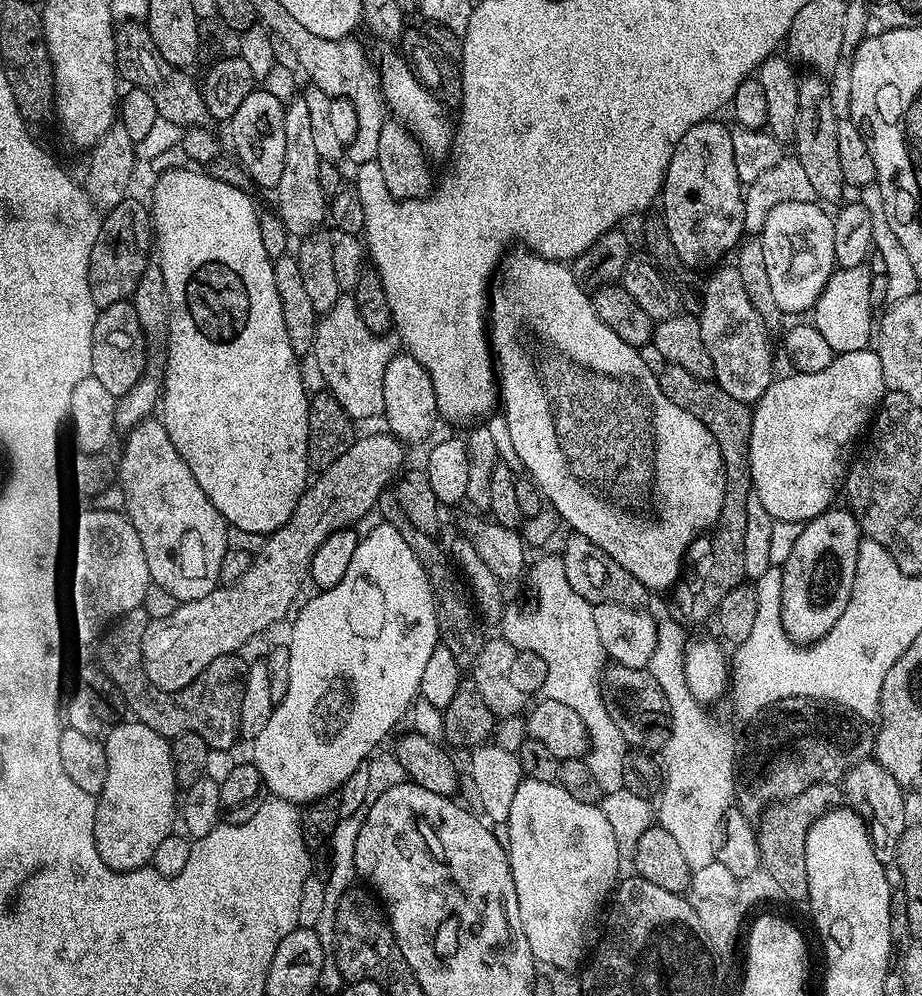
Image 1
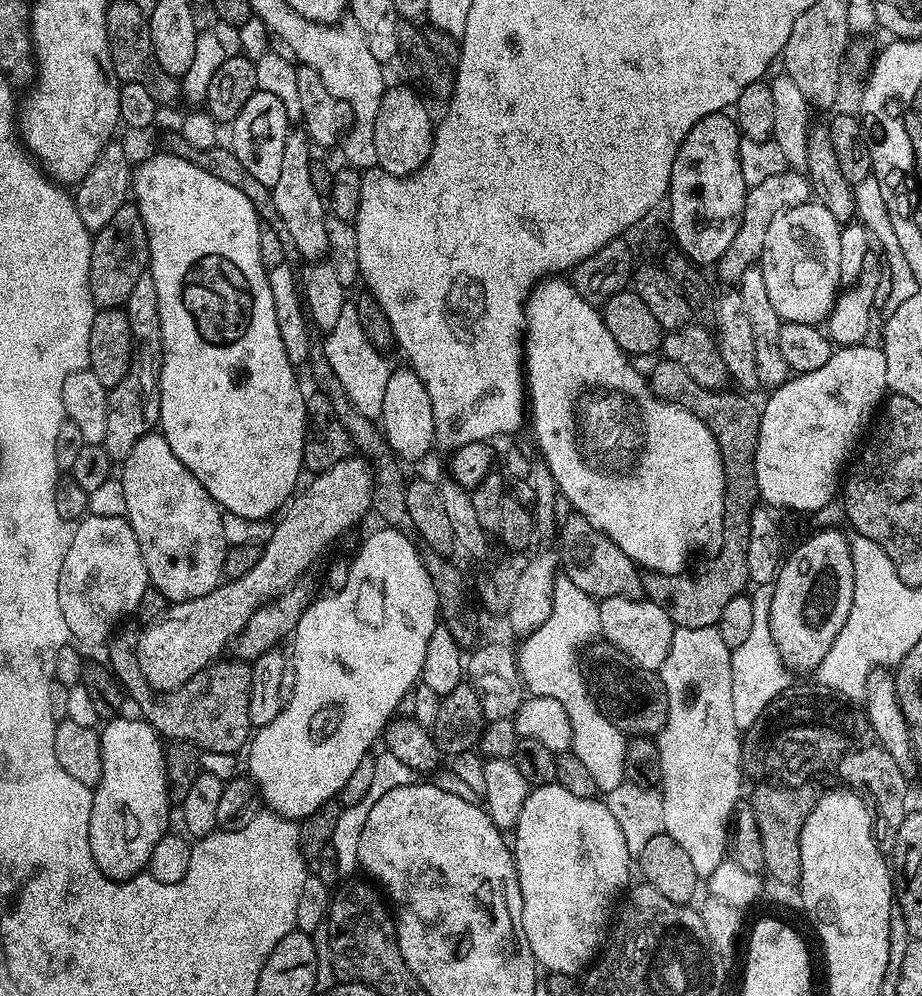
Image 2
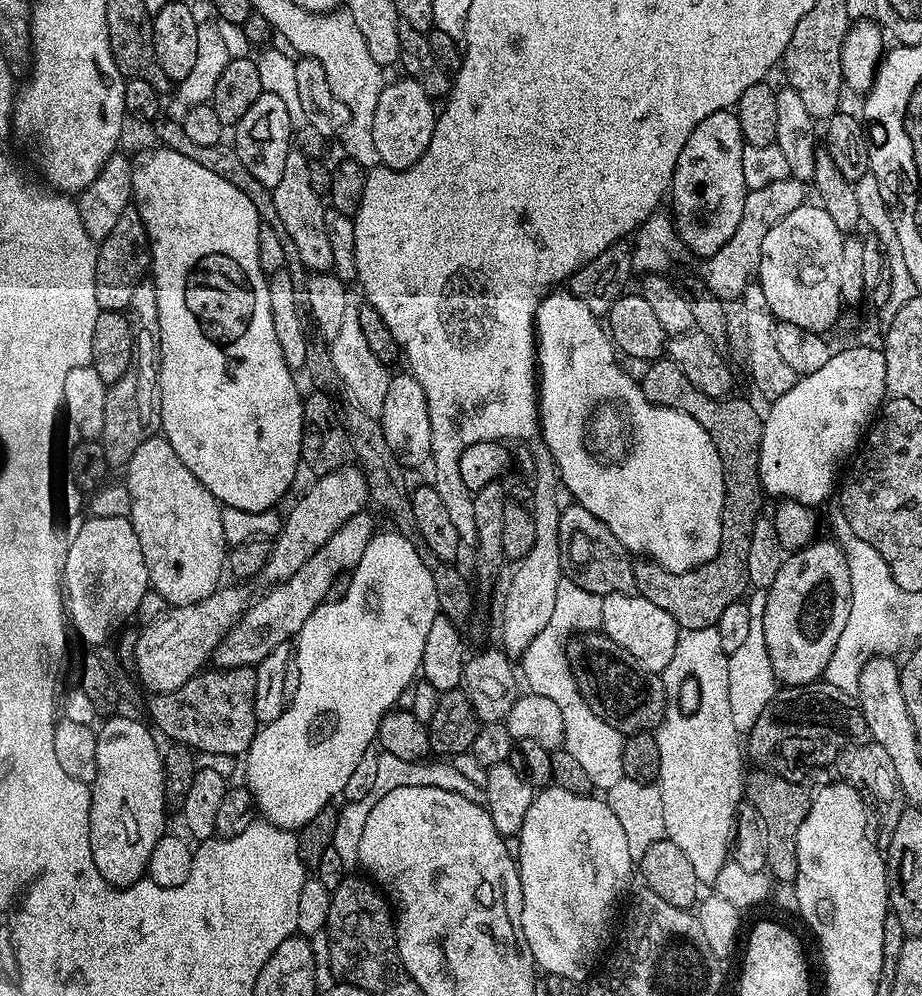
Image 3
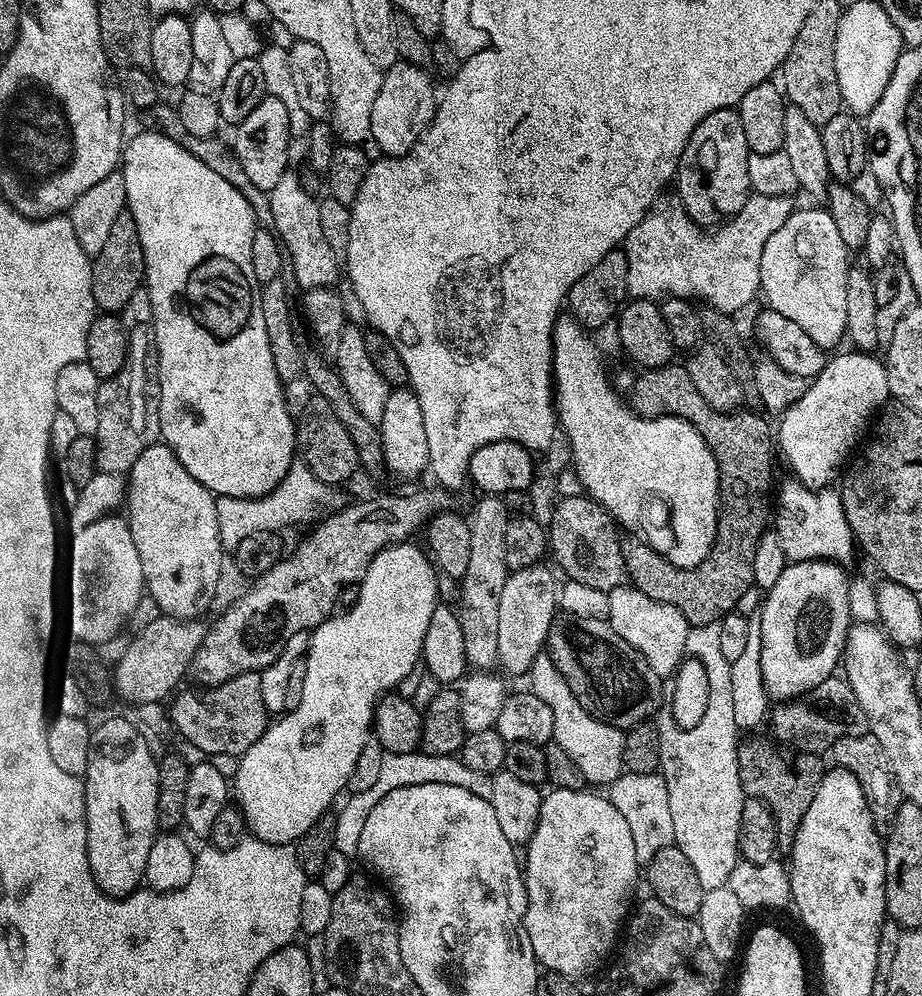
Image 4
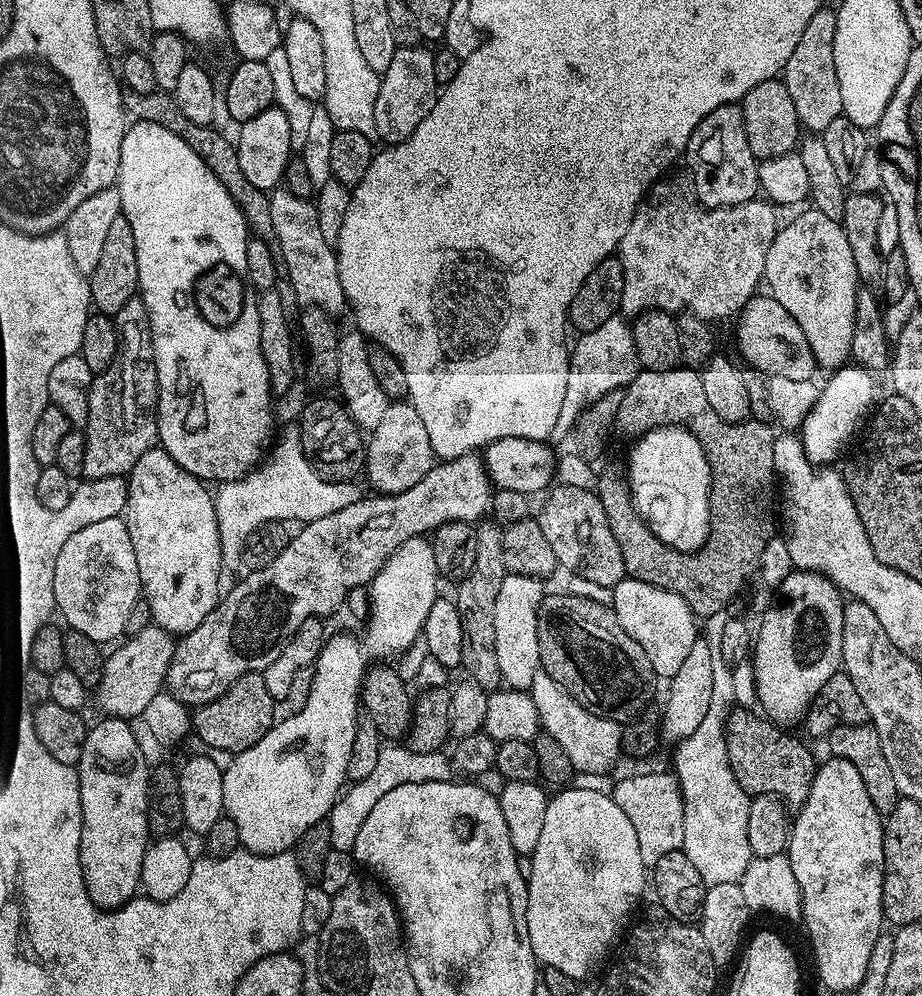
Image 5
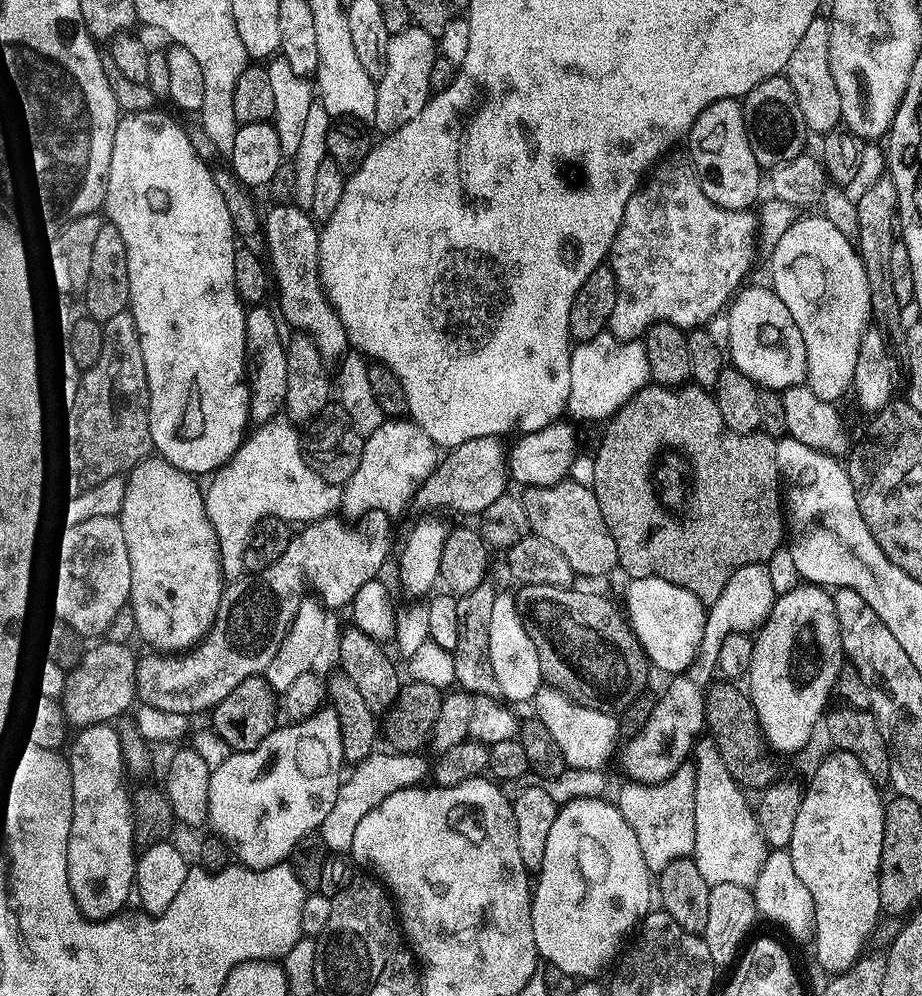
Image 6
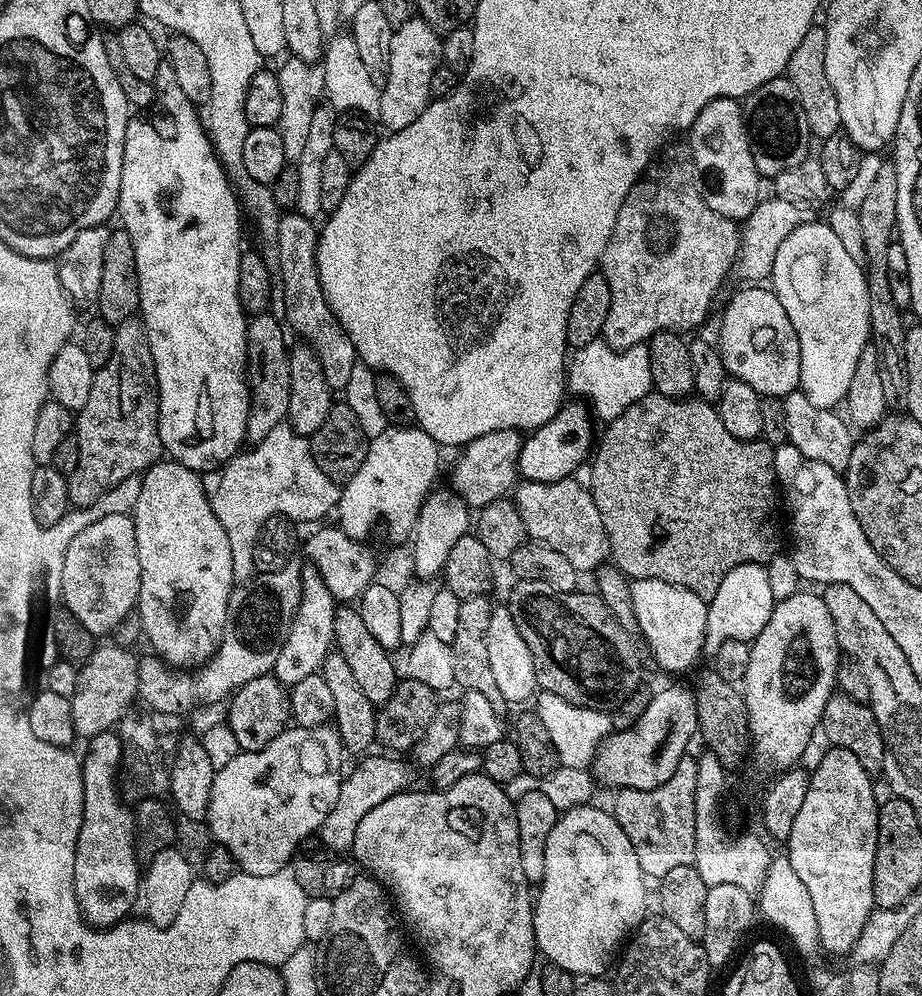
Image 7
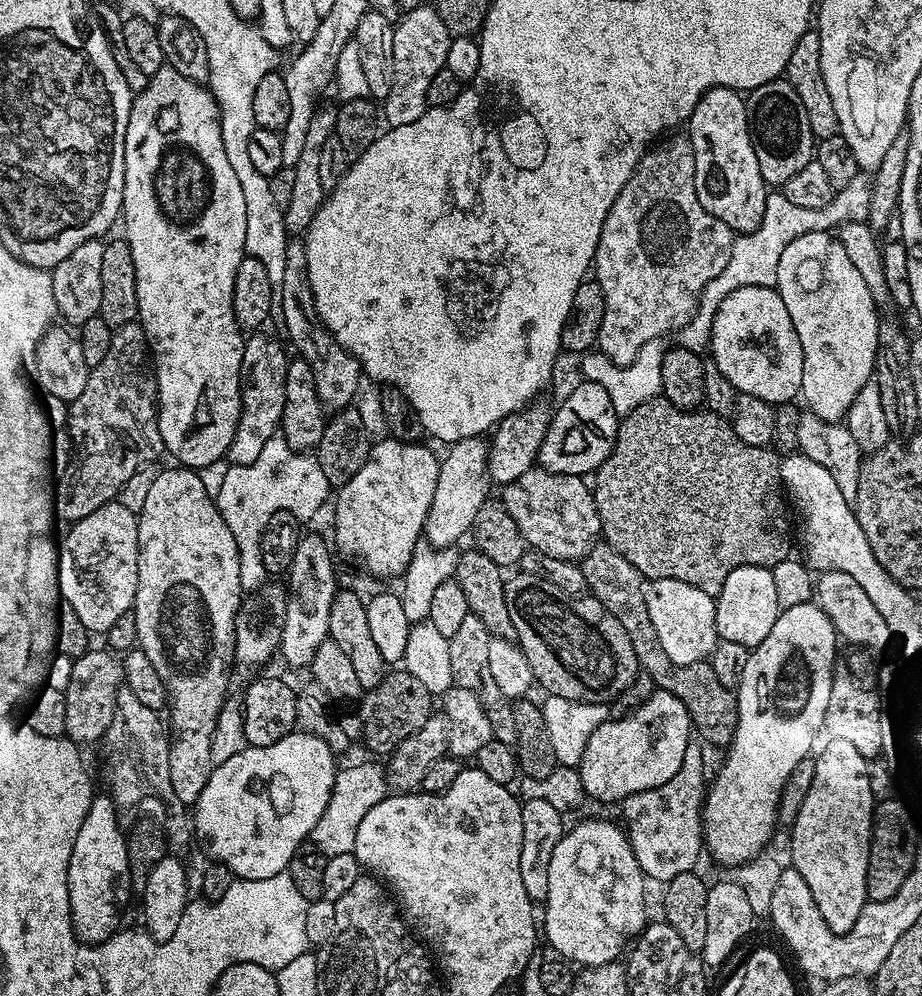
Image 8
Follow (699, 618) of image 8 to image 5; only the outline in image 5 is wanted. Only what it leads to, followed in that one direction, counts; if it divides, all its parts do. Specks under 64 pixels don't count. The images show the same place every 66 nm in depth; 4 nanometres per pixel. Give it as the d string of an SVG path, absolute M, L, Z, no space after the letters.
M631 578L622 579L614 585L610 596L612 613L618 618L622 630L635 638L642 650L646 650L646 658L650 658L650 666L657 677L671 678L676 675L698 638L698 618L690 606L686 606L686 602L670 590Z

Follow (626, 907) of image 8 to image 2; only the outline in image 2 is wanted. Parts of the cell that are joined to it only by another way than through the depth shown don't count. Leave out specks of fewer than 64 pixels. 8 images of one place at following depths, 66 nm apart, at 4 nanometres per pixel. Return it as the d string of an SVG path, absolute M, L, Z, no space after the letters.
M558 783L532 788L514 829L516 873L522 890L522 926L537 965L548 972L576 976L597 959L610 928L610 913L629 883L626 838L622 838L622 829L614 822L608 804L601 800L578 798L570 790L562 790Z

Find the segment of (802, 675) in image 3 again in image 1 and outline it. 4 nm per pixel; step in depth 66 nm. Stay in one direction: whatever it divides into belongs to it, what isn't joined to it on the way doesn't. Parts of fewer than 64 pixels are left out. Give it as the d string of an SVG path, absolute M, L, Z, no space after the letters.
M844 506L829 508L807 521L797 532L800 533L782 563L780 617L790 639L807 646L834 627L838 618L842 618L842 610L846 610L846 602L850 602L862 533L860 523Z

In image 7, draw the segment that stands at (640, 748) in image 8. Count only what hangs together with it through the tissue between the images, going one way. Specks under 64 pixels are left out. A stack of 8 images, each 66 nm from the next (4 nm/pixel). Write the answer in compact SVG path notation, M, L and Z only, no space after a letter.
M670 686L653 695L646 712L630 729L612 733L600 747L592 767L595 779L614 790L654 789L669 780L678 762L687 755L687 746L697 735L697 700L688 687Z

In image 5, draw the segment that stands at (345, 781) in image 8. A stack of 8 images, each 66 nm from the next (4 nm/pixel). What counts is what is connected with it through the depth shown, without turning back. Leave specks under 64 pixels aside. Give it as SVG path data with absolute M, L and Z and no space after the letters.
M384 746L378 754L378 762L368 777L355 781L337 799L330 813L332 830L332 847L337 852L351 852L354 838L358 838L358 830L366 822L366 814L374 810L374 802L382 798L382 794L390 794L398 786L406 786L410 782L442 782L452 780L454 776L452 761L443 751L430 754L418 754L406 746Z

